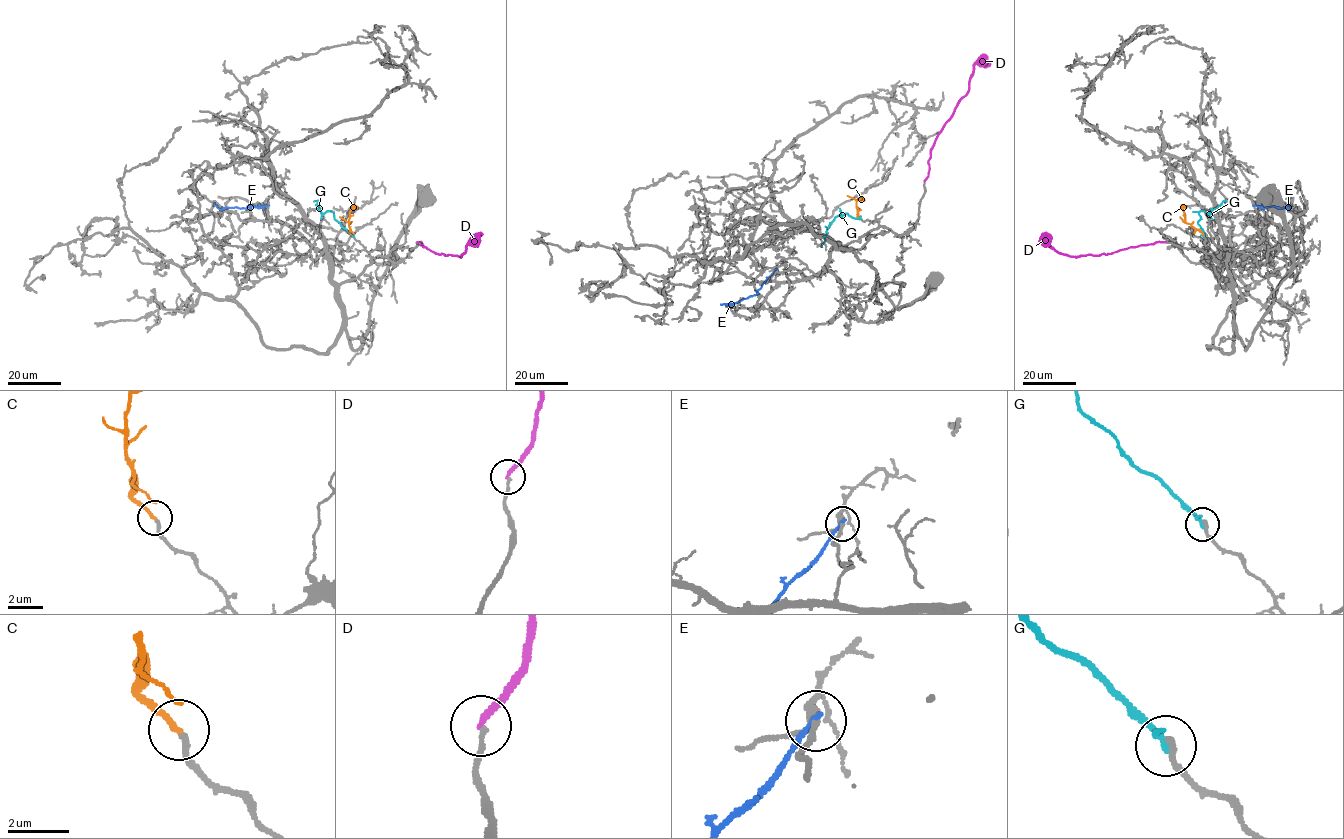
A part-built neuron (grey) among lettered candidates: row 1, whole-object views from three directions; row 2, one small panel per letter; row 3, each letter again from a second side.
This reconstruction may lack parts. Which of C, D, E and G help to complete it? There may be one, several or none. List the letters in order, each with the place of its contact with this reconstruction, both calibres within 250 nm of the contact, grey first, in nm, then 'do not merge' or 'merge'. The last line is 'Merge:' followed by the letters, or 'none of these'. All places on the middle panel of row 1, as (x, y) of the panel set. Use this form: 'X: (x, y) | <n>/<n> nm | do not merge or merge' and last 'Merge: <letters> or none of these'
C: (861, 218) | 190/200 nm | merge
D: (924, 181) | 160/200 nm | do not merge
E: (776, 269) | 180/200 nm | do not merge
G: (861, 219) | 220/180 nm | do not merge
Merge: C

